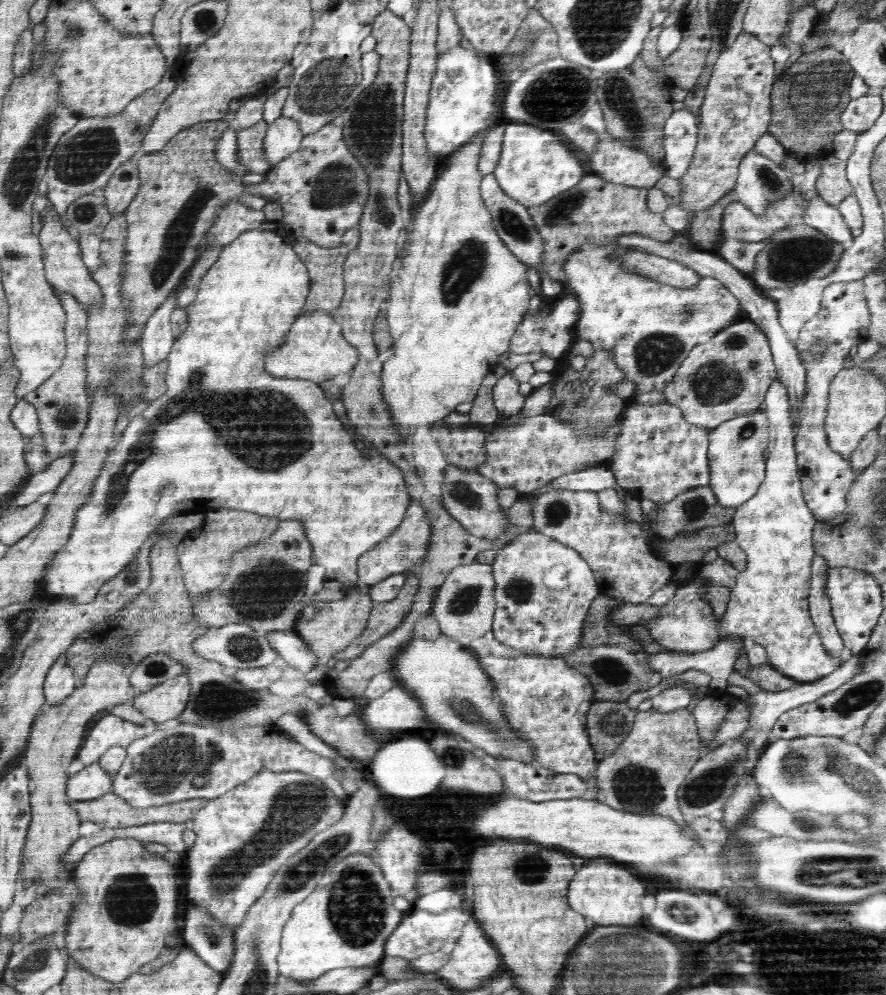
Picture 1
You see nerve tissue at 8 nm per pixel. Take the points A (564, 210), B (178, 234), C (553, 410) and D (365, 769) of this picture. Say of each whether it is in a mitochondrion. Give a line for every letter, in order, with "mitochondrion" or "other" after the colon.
A: mitochondrion
B: mitochondrion
C: other
D: other

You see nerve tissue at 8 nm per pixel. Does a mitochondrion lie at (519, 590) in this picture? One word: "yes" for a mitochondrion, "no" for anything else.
yes

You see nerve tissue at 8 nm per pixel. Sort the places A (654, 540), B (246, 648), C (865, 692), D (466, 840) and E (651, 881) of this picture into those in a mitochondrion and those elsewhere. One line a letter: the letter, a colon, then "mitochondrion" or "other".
A: other
B: mitochondrion
C: mitochondrion
D: other
E: other

